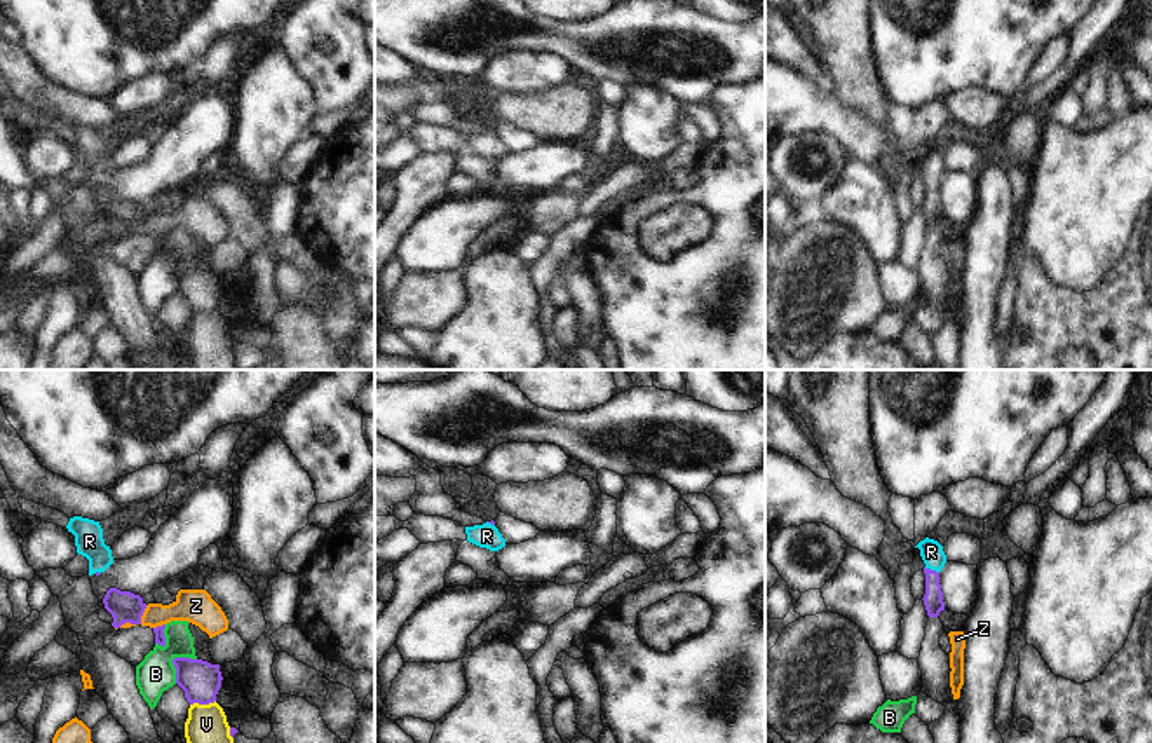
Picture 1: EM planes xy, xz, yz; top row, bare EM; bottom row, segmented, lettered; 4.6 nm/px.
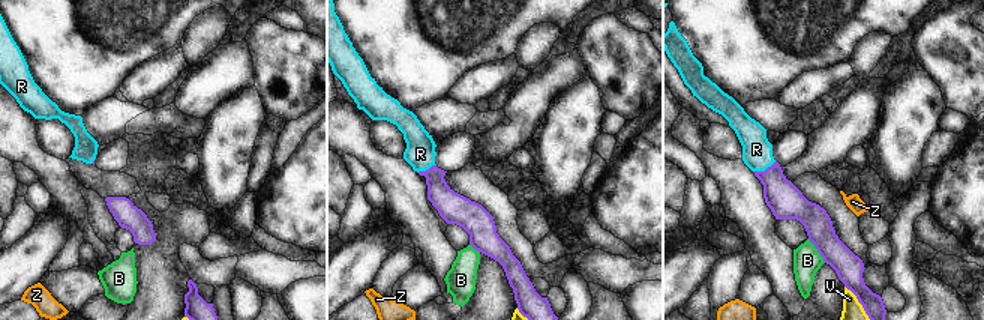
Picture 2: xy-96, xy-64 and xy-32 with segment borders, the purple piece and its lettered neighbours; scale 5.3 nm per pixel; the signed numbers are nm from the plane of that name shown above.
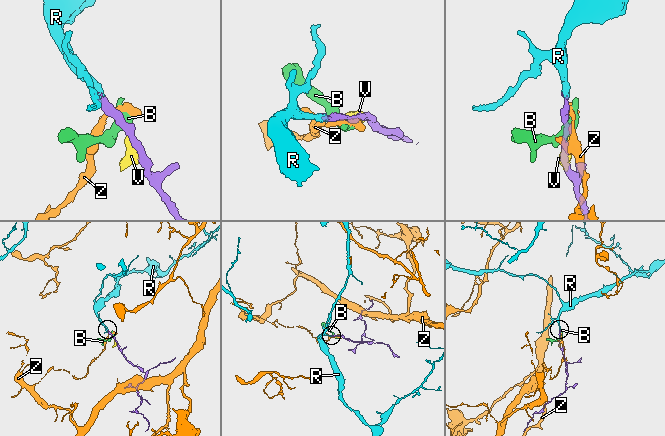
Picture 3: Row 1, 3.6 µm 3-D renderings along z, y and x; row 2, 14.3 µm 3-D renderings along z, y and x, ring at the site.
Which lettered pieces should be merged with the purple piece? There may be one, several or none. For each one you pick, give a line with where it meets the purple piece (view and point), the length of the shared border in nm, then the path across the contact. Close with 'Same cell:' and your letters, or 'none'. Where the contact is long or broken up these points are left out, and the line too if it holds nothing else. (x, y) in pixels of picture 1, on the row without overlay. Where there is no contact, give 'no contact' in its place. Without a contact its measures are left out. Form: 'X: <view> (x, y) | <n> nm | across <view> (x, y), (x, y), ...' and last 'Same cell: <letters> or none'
R: yz (929, 178) | 80 nm | across yz (933, 208), (929, 178), (931, 161)
Same cell: R

